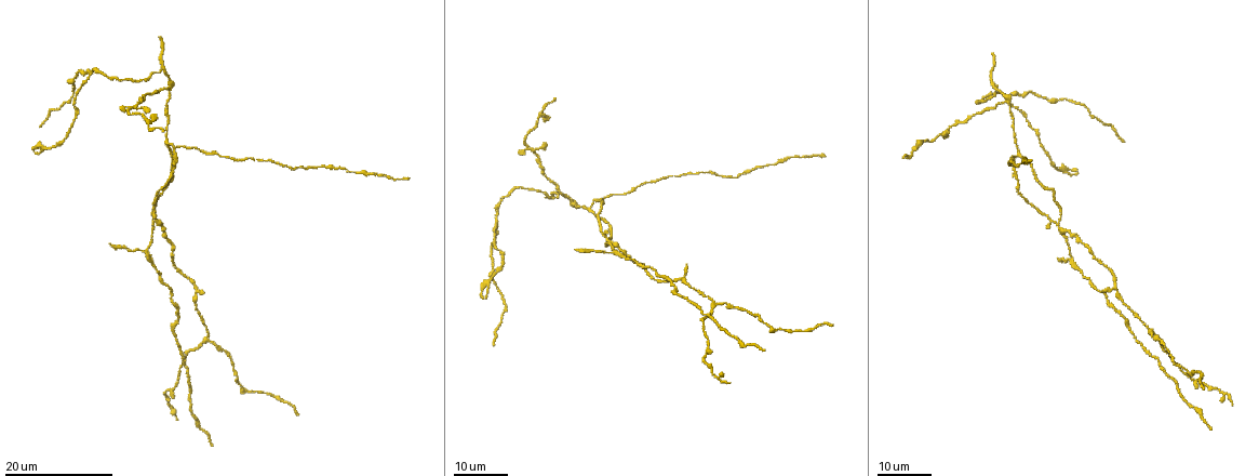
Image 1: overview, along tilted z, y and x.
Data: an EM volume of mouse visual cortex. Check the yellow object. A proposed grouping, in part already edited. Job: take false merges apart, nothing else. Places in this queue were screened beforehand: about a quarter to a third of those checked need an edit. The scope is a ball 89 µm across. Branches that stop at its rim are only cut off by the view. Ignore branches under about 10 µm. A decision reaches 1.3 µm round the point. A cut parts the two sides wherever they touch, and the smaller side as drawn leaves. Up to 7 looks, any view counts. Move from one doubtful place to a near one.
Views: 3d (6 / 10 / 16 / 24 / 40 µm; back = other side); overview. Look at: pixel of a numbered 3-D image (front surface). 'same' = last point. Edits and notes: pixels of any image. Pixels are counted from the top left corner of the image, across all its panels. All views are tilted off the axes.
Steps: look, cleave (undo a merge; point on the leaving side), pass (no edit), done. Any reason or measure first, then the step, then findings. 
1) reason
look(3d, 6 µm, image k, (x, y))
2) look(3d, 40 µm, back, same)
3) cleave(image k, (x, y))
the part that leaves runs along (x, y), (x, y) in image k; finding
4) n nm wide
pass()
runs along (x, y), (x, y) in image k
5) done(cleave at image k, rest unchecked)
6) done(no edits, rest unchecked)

three-way junction
look(3d, 16 µm, image 1, (1113, 287))

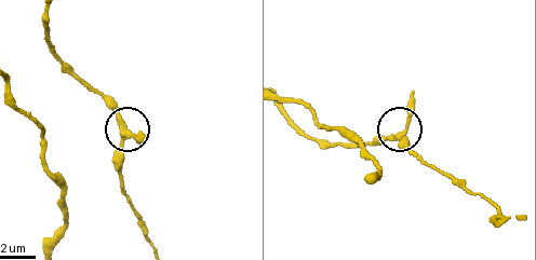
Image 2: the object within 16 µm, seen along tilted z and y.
look(3d, 10 µm, image 2, (124, 134))

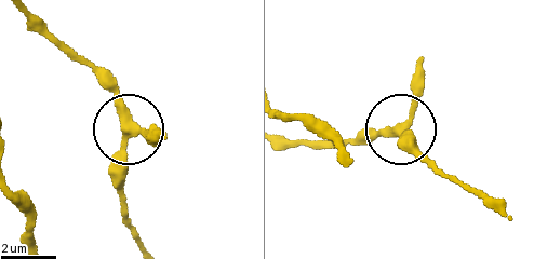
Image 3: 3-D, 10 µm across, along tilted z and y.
3 arms
pass()
continuous, no second neuron

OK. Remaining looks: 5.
branch point
look(3d, 24 µm, image 1, (715, 302))

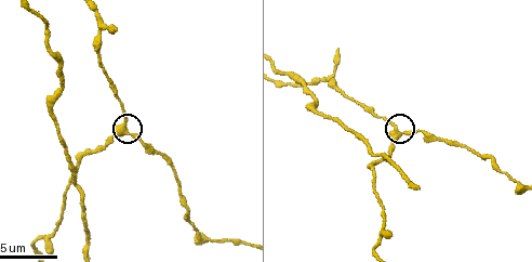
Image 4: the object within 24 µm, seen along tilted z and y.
closer look
look(3d, 10 µm, image 4, (400, 136))

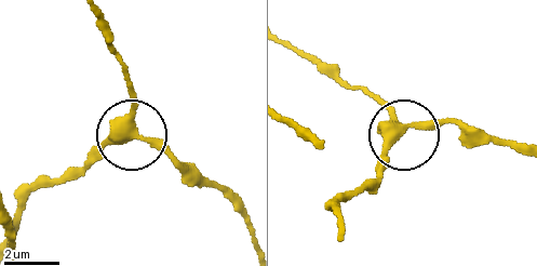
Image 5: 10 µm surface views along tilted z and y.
3 arms
pass()
runs along (287, 44), (389, 109), (397, 141), (363, 187) in image 5; continuous, no second neuron

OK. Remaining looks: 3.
arms part here
look(3d, 24 µm, image 1, (596, 200))

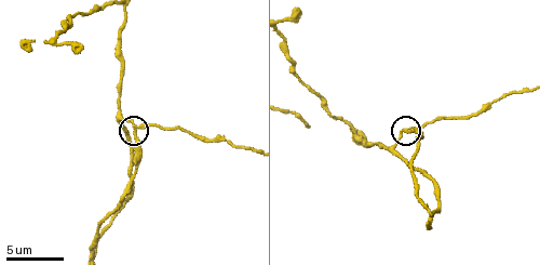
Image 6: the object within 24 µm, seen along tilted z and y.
look(3d, 6 µm, image 6, (136, 127))

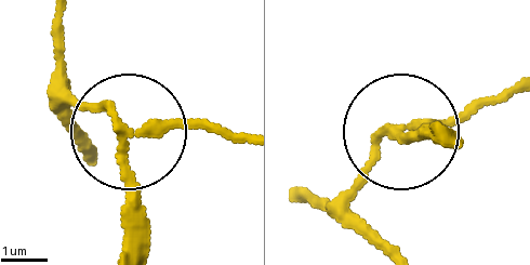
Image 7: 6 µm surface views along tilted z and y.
180 nm wide
cleave(image 7, (132, 202))
the part that leaves runs along (120, 138), (129, 240) in image 7; two neurons meet here

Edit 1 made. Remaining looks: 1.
done(cleave at image 7, rest unchecked)

